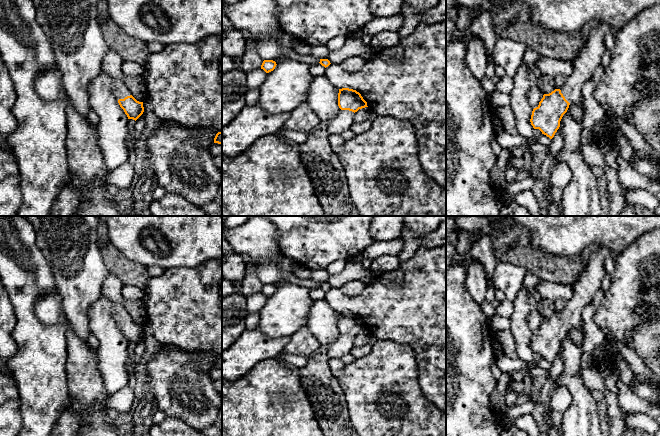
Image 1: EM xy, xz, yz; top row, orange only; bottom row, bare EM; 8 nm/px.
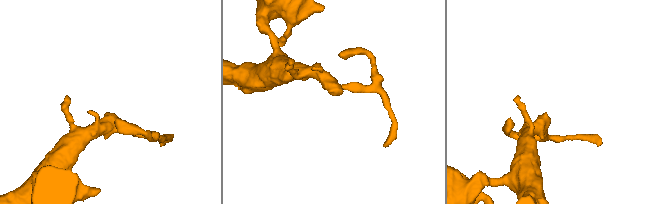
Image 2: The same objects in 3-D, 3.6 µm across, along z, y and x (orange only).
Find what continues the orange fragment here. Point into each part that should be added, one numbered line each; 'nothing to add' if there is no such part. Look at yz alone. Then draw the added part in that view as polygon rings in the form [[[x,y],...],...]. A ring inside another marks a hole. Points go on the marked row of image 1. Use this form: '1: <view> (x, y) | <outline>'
1: yz (589, 57) | [[[597,23],[585,38],[584,45],[576,58],[571,62],[573,73],[566,77],[566,82],[560,89],[570,104],[576,104],[583,110],[583,86],[592,78],[597,66],[601,63],[601,57],[606,50],[604,39],[610,31],[611,27],[607,23]]]

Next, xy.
1: xy (119, 88) | [[[112,77],[112,91],[117,100],[130,96],[130,91],[125,82],[121,79]]]

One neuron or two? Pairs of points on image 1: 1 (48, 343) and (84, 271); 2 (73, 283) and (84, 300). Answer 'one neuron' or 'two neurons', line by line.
1: two neurons
2: one neuron

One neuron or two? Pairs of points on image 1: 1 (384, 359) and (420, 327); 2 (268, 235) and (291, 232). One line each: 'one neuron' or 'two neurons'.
1: two neurons
2: two neurons

